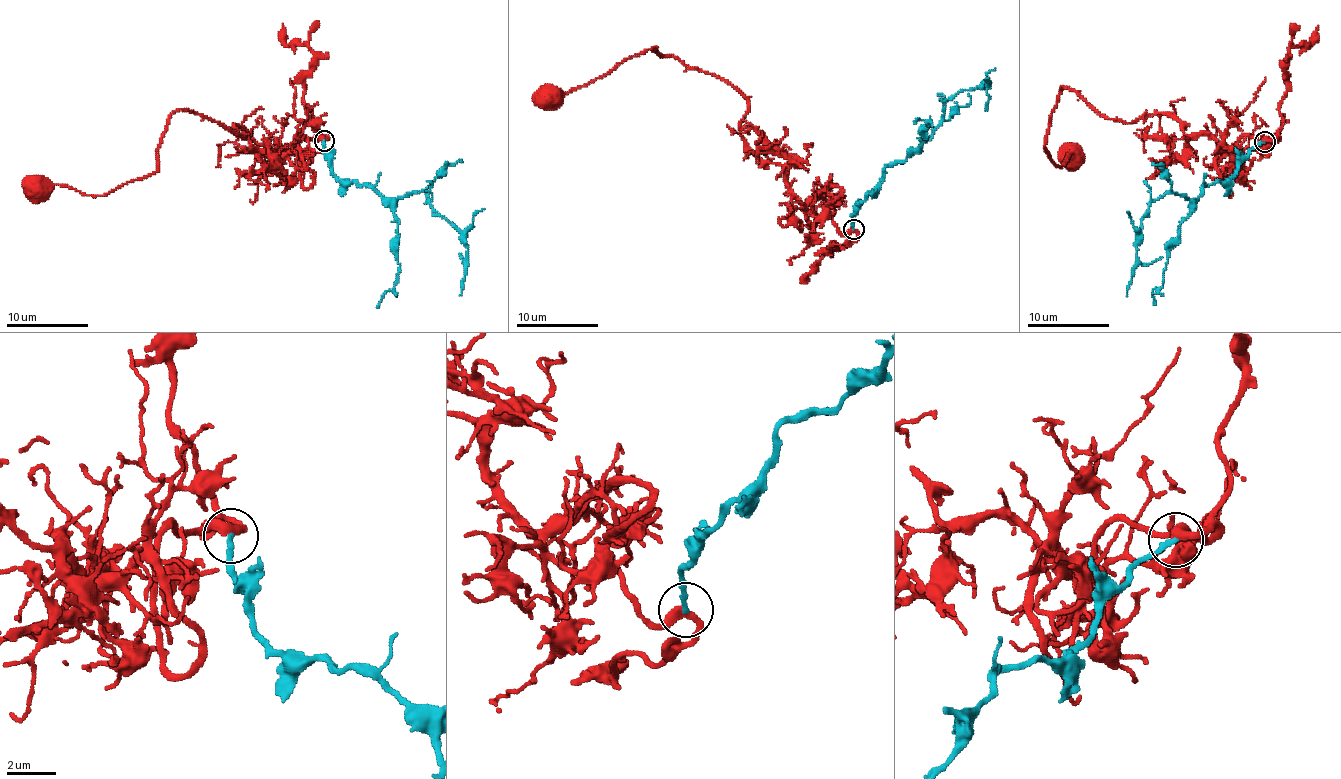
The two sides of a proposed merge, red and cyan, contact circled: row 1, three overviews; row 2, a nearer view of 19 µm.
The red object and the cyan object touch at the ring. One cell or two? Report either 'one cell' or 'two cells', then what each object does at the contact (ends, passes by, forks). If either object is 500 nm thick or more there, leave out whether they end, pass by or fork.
two cells; red passes by; cyan ends there

